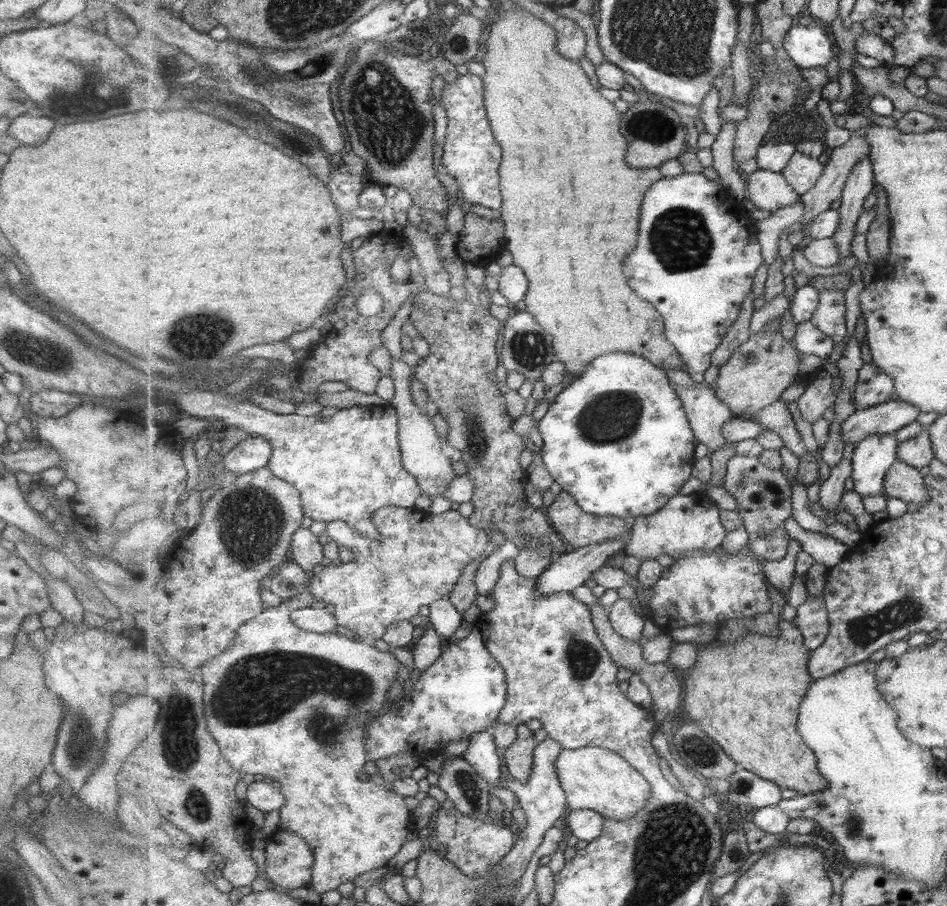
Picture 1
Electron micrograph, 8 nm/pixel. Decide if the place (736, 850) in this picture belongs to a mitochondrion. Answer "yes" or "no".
yes

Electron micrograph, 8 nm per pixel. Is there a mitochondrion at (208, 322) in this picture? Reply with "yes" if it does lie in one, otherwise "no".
yes

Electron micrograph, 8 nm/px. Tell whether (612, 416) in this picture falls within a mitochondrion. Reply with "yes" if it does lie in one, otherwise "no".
yes

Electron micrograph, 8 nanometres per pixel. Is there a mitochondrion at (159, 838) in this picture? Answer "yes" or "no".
no

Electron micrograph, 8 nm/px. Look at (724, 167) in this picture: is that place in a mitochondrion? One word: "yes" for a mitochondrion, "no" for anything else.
no

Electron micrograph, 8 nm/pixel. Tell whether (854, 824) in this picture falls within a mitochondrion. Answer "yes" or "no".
yes

